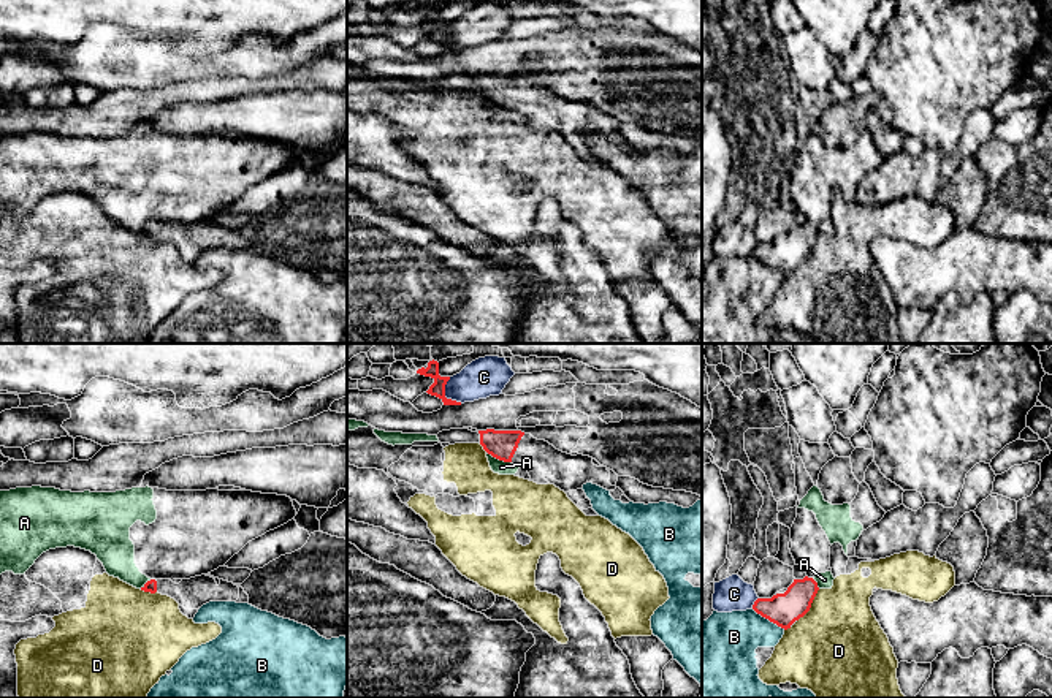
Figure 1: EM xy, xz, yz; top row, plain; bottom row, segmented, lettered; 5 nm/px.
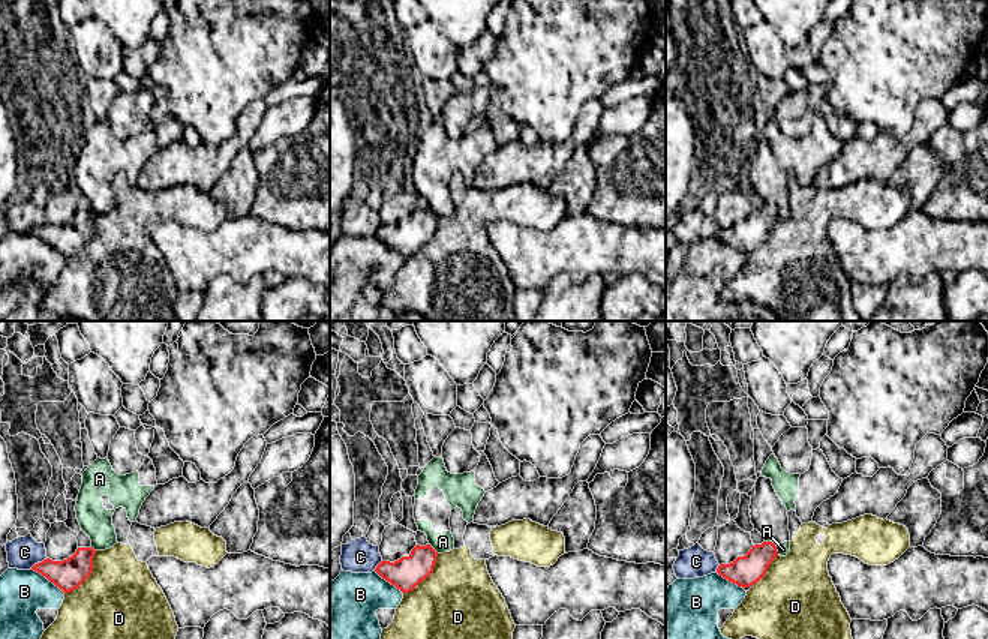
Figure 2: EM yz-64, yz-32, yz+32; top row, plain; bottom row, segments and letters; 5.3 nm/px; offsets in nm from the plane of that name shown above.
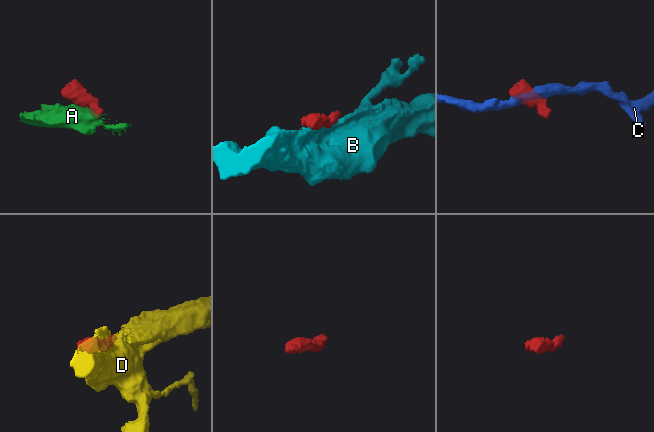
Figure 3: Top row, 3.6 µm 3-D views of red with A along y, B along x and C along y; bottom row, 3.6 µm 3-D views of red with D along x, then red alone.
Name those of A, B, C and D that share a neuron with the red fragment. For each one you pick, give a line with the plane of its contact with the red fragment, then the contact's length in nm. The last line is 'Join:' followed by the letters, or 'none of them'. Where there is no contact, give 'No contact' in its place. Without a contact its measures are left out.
Join: none of them

